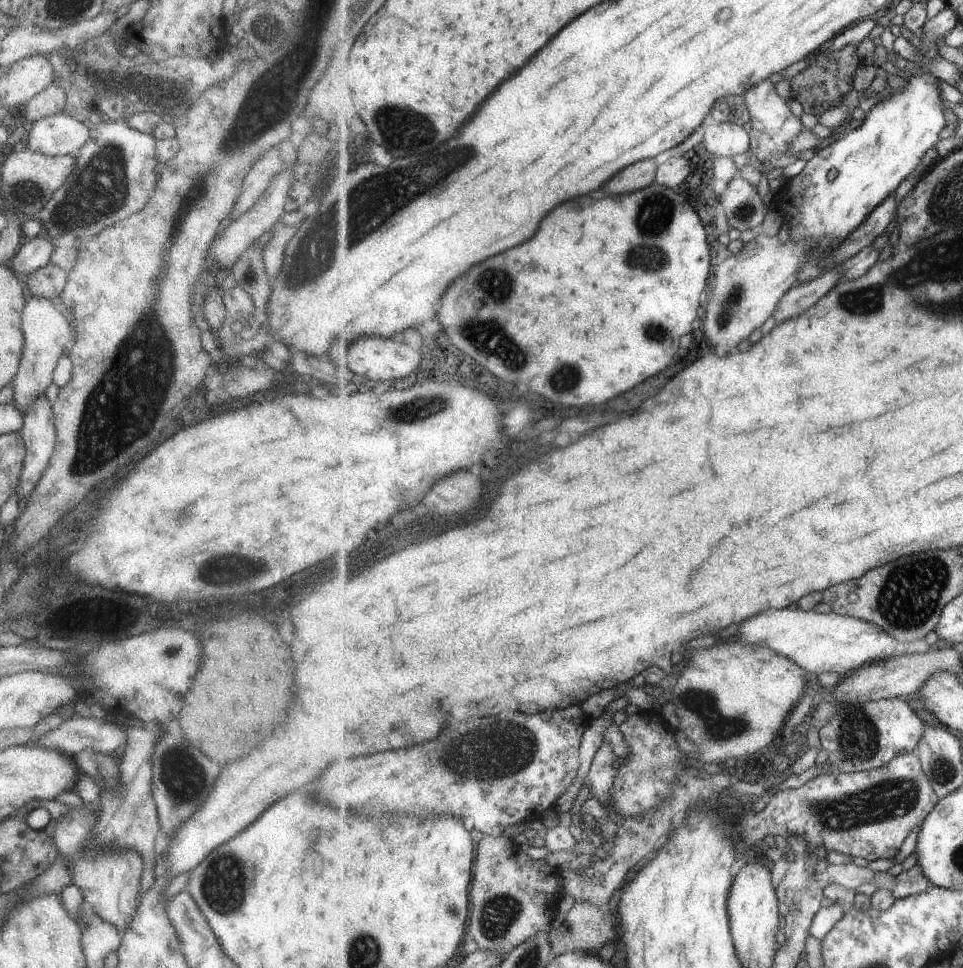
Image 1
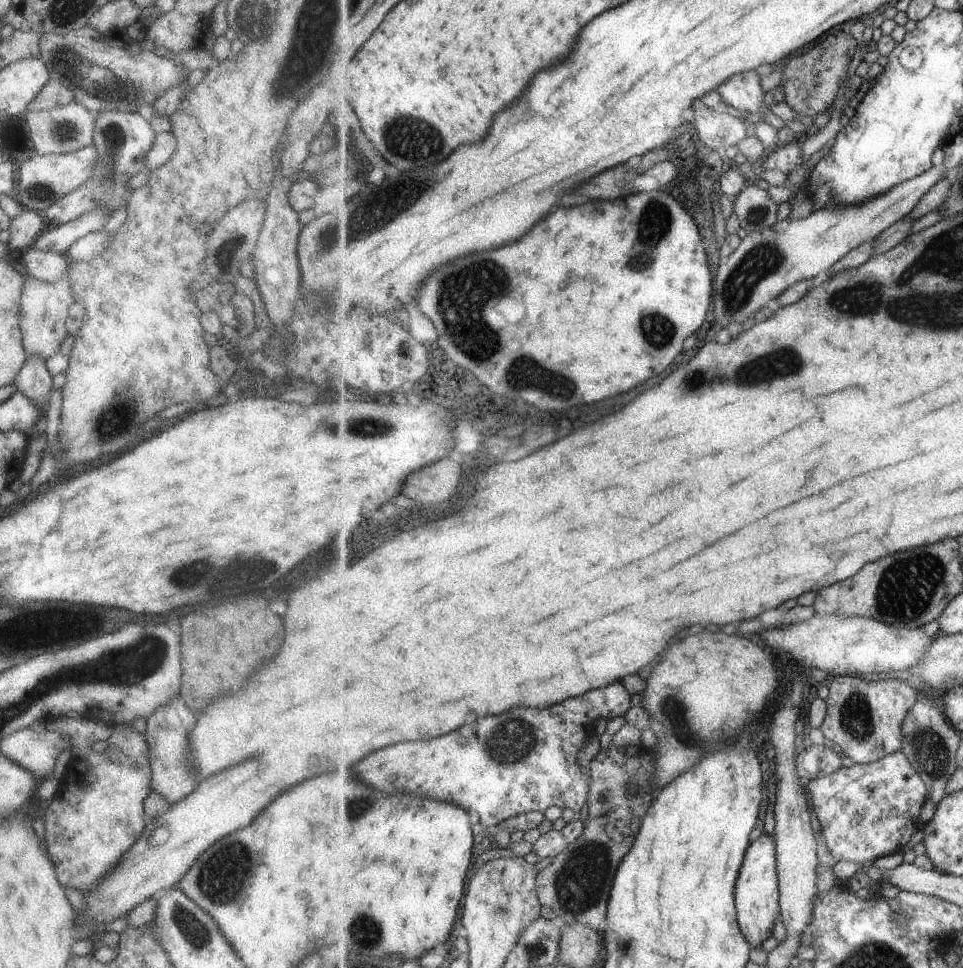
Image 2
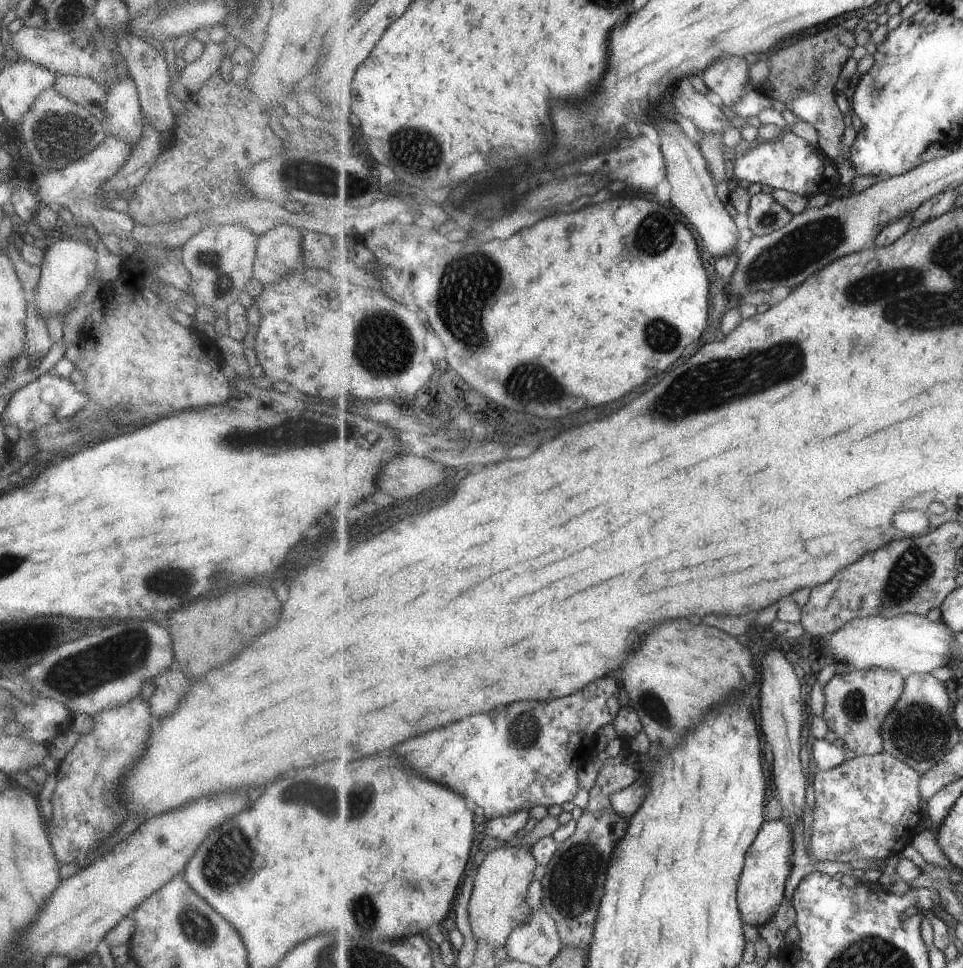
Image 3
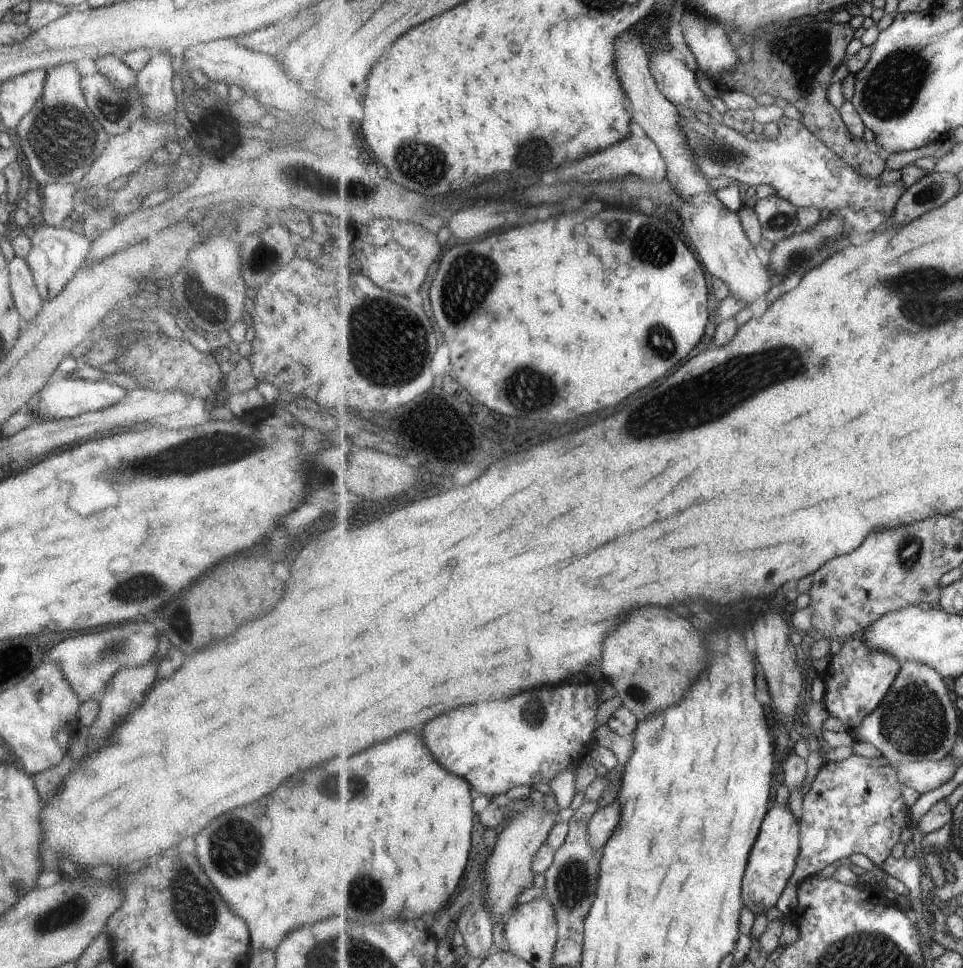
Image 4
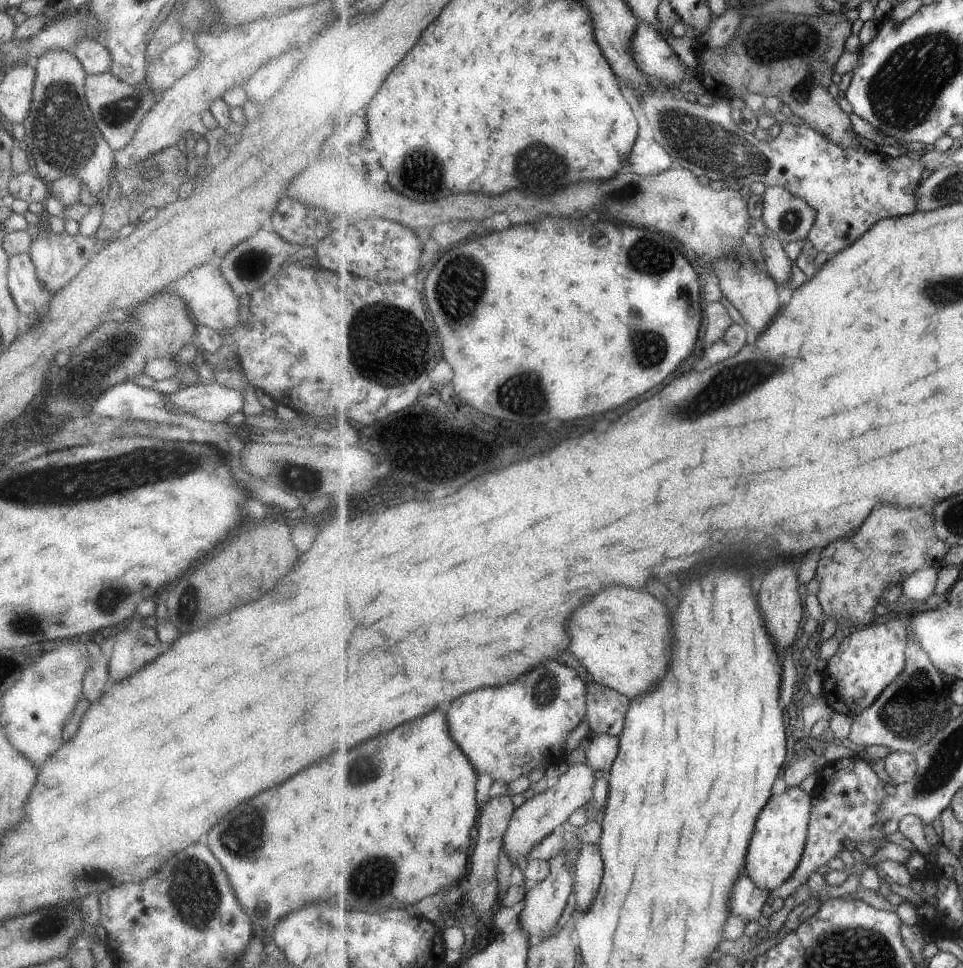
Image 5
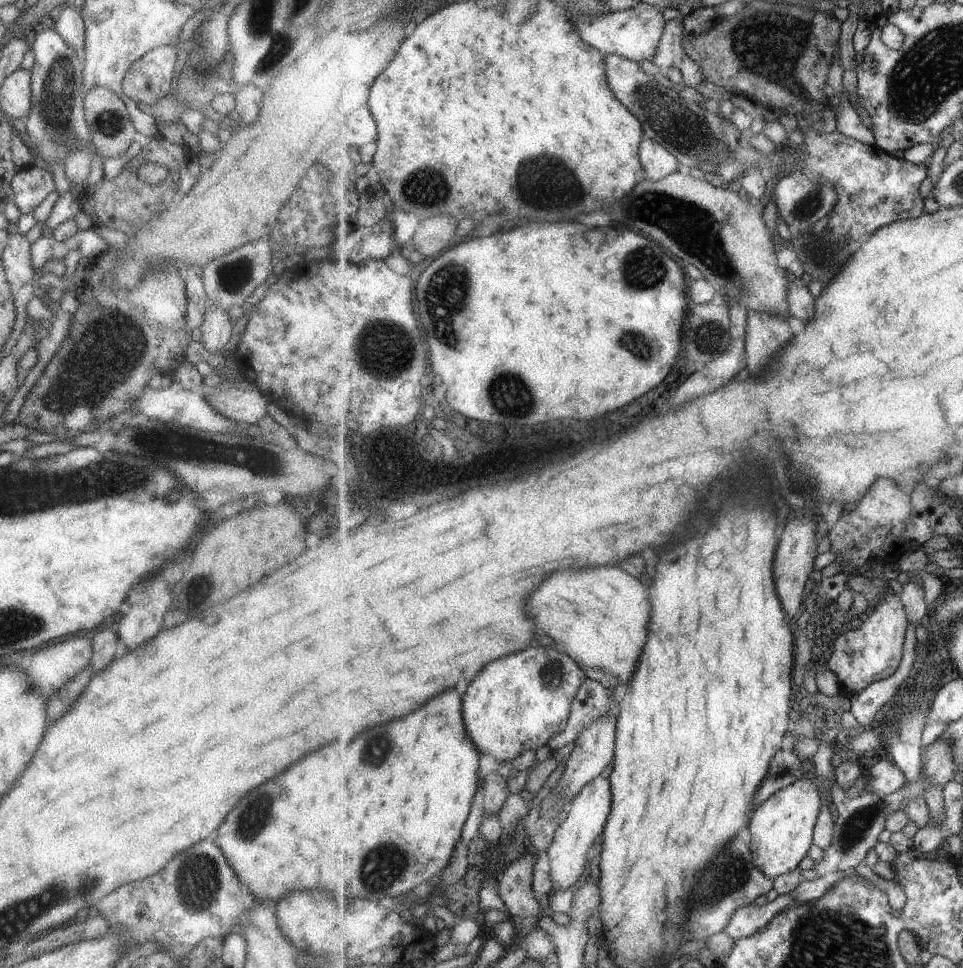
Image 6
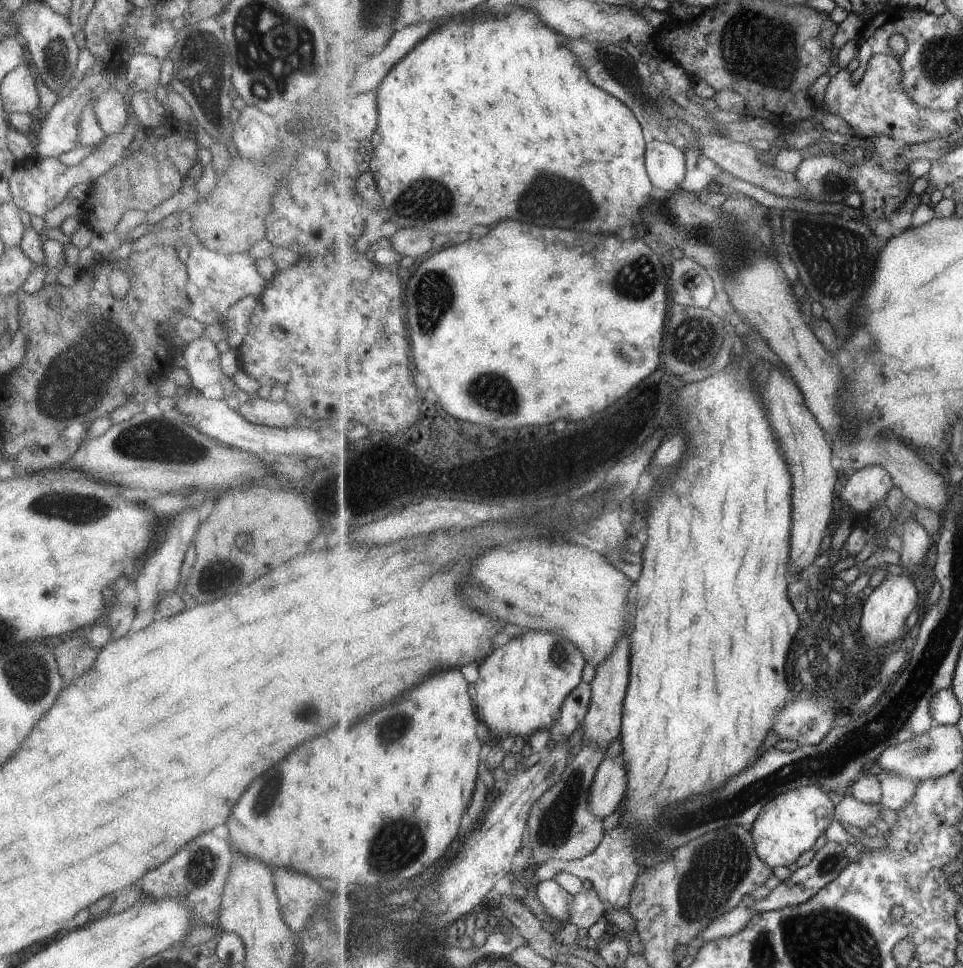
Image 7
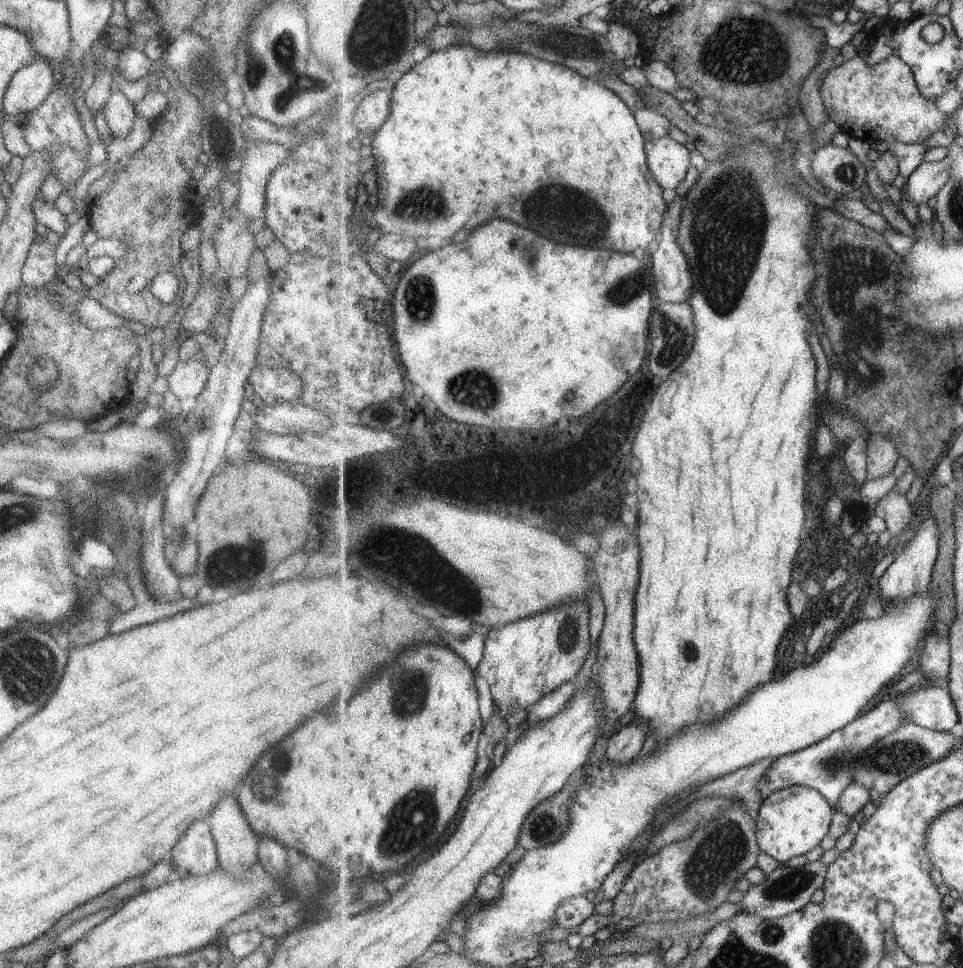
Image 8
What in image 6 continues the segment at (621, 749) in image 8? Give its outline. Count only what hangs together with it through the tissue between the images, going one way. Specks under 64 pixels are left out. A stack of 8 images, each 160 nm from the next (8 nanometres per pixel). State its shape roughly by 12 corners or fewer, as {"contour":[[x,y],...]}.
{"contour":[[609,778],[573,800],[547,848],[554,889],[587,870],[614,801]]}

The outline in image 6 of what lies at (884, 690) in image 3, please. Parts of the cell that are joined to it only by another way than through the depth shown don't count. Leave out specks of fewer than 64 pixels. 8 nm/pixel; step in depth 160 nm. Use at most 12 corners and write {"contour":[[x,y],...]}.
{"contour":[[887,590],[858,629],[828,640],[853,698],[897,672],[909,623]]}

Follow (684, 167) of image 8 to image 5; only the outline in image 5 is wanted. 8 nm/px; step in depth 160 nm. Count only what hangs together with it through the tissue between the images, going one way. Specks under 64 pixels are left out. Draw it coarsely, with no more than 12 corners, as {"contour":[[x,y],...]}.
{"contour":[[639,137],[625,170],[660,175],[673,166],[656,141]]}

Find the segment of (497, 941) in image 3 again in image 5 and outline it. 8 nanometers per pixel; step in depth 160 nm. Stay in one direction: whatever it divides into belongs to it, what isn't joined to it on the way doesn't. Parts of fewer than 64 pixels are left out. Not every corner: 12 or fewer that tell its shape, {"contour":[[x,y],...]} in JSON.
{"contour":[[587,762],[516,808],[502,851],[520,869],[532,848],[594,796]]}

